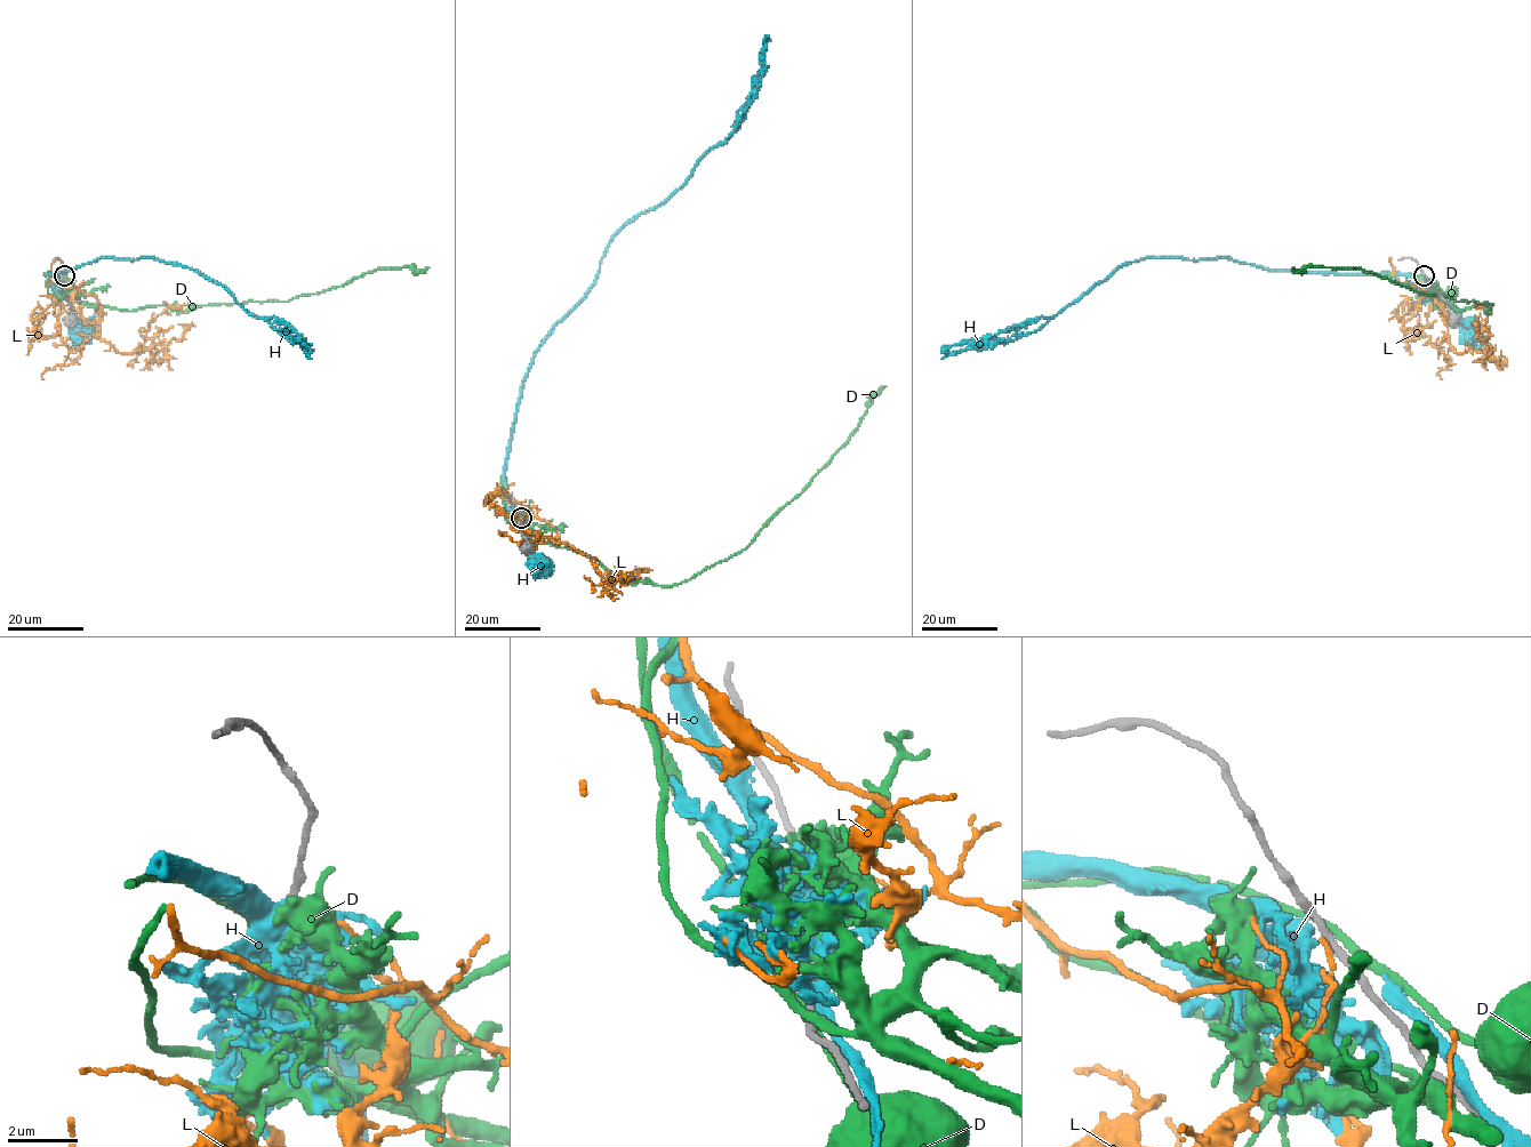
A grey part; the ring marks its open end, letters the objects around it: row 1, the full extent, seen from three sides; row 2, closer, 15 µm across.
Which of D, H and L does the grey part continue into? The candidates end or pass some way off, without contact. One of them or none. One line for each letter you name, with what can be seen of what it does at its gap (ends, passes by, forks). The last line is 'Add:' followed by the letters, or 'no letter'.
L: it ends
Add: L

